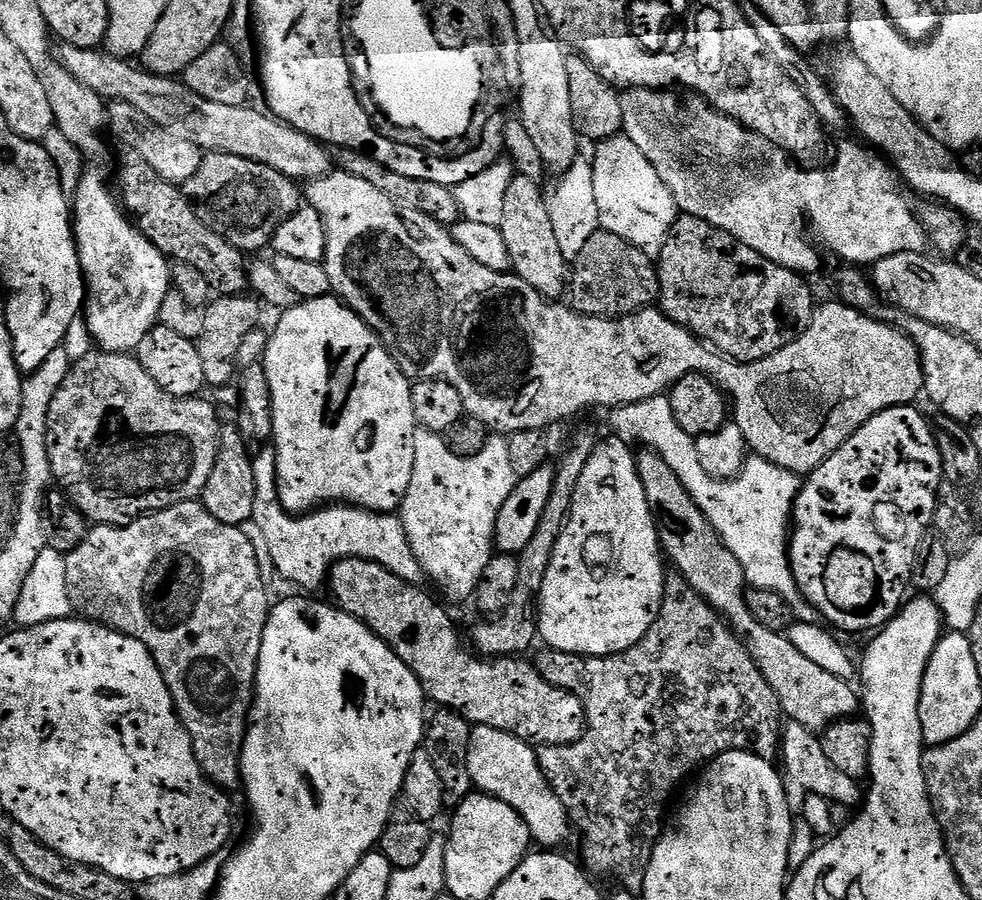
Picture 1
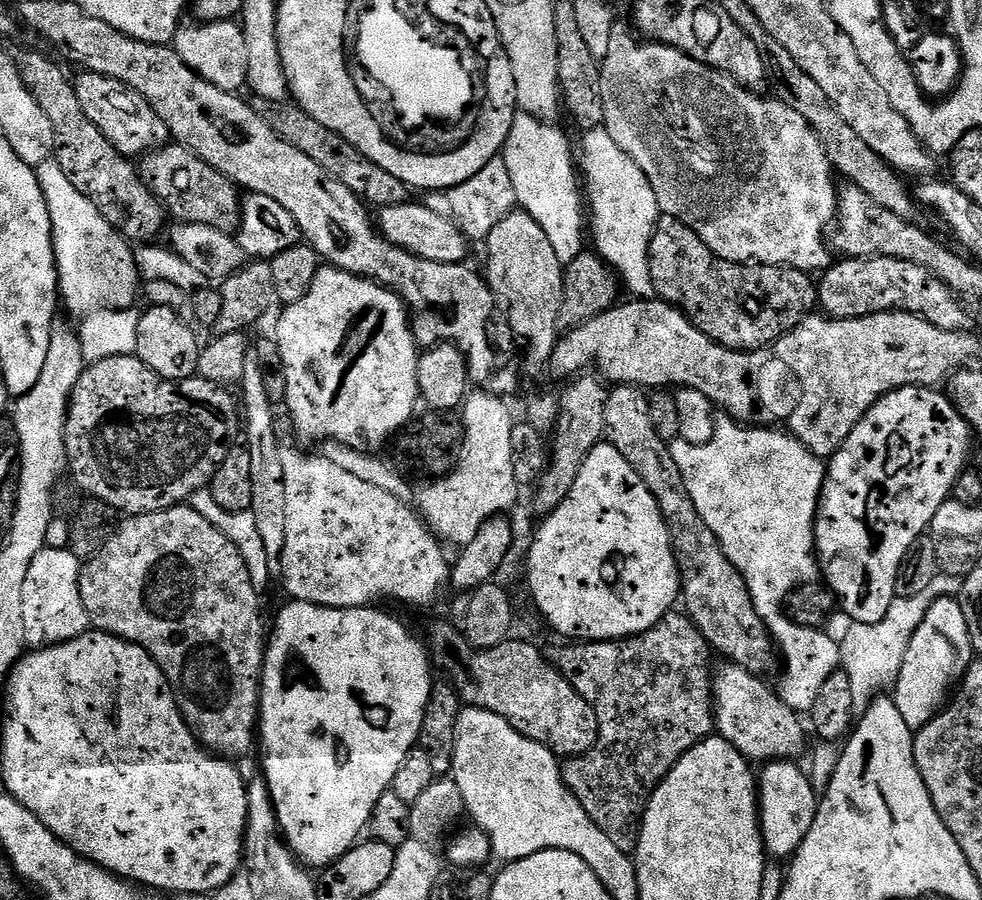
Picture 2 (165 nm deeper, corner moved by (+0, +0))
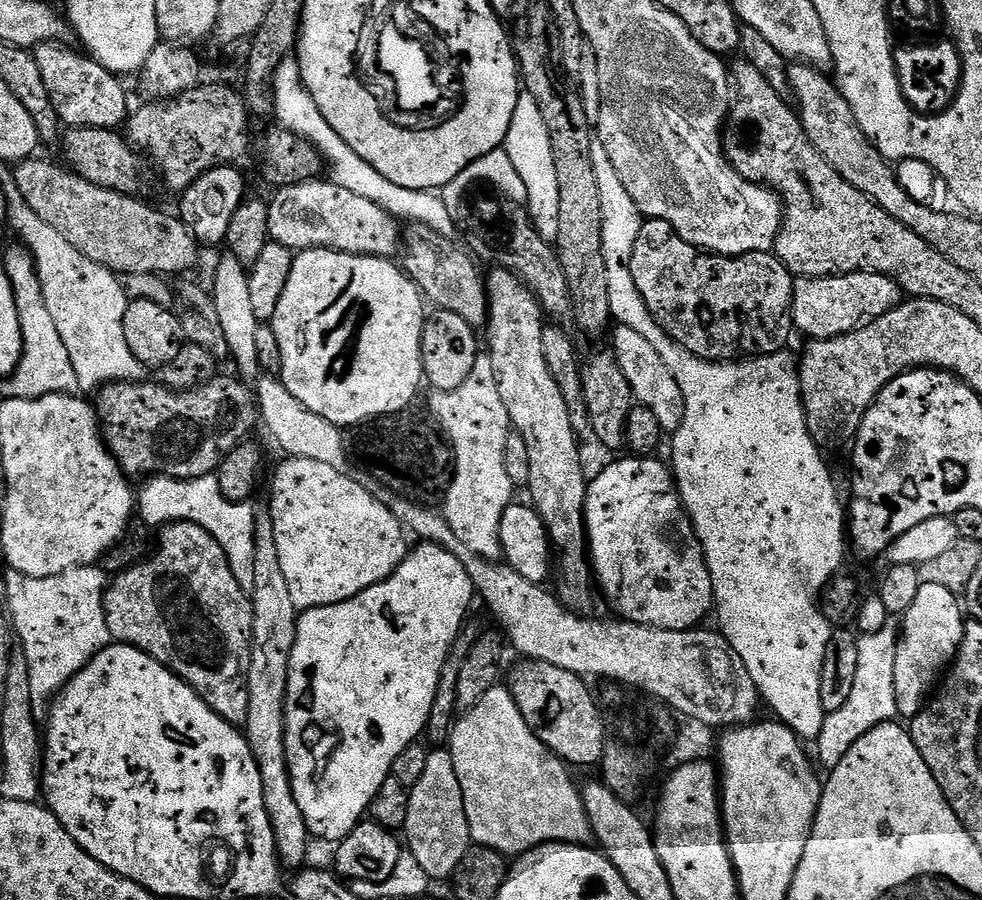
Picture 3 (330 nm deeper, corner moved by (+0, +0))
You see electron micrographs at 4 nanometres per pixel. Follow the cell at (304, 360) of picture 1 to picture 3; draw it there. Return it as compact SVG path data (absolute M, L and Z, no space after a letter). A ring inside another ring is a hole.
M306 248L303 249L293 259L292 269L290 270L290 282L286 282L286 290L282 290L282 298L278 302L276 311L271 313L270 323L274 334L278 338L278 350L280 351L280 370L278 373L278 379L280 383L286 386L286 390L290 390L290 394L294 394L294 398L298 398L298 402L302 402L302 406L306 410L310 410L314 414L318 414L322 418L326 418L326 422L331 424L338 424L341 426L355 426L363 424L365 420L375 420L382 416L389 416L395 412L405 411L409 407L408 404L416 396L416 391L419 390L420 384L422 388L422 381L424 380L424 371L422 370L422 354L420 353L420 347L422 346L422 330L424 329L424 322L426 319L426 304L422 299L420 292L416 289L416 284L412 281L407 272L404 271L403 267L399 263L393 262L391 259L383 256L355 256L354 254L346 254L345 252L335 252L329 248Z

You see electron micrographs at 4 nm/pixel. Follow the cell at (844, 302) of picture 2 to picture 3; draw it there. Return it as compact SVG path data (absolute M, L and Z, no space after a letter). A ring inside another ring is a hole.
M869 272L838 276L799 277L792 281L792 323L809 341L829 340L852 332L902 303L902 289L890 278Z

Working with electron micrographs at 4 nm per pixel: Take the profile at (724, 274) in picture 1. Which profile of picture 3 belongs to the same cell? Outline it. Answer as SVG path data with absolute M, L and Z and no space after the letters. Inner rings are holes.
M645 219L638 230L638 242L632 248L630 258L630 274L634 278L634 286L638 288L638 294L642 296L642 302L650 310L650 314L656 320L656 325L668 335L676 344L680 344L690 354L694 354L703 360L715 360L717 362L735 362L753 356L773 356L775 352L781 351L788 340L788 335L793 335L794 325L792 323L792 273L779 258L772 252L751 252L745 256L718 256L695 248L693 244L687 244L672 231L671 226L665 220Z

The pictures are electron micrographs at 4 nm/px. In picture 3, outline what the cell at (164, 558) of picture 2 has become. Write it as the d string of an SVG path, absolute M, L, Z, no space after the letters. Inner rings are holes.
M181 521L178 524L169 524L159 529L158 536L160 536L160 545L156 548L156 556L149 555L141 560L140 563L133 564L125 572L117 572L111 577L108 591L104 593L106 626L110 630L115 643L129 644L146 654L150 654L150 658L162 662L162 666L166 666L178 678L185 680L202 697L206 702L206 706L210 706L210 710L217 712L226 722L242 726L246 722L248 711L250 710L248 671L250 670L252 627L254 626L251 595L245 592L242 586L238 586L238 578L234 578L234 570L230 570L230 562L226 558L222 546L218 546L218 542L214 542L214 538L206 530L202 530L202 526L191 524L188 521Z

